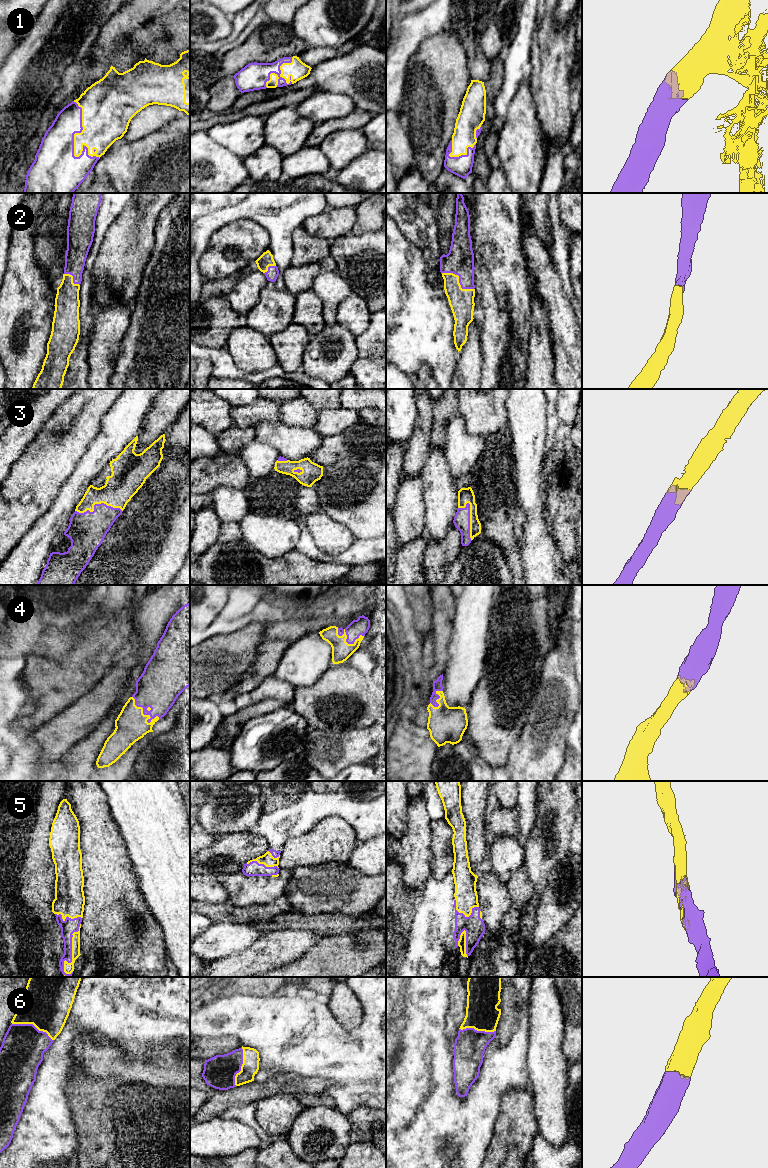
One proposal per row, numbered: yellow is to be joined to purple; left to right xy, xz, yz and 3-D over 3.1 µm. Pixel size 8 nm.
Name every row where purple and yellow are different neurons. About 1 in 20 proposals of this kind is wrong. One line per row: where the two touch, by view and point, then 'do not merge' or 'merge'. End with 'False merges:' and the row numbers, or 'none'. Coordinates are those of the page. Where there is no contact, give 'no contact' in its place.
1: meets purple in xy at (73, 143); merge
2: meets purple in yz at (459, 279); merge
3: meets purple in xy at (97, 504); merge
4: meets purple in xy at (143, 711); merge
5: meets purple in xy at (71, 952); merge
6: meets purple in xy at (32, 1024); merge
False merges: none

